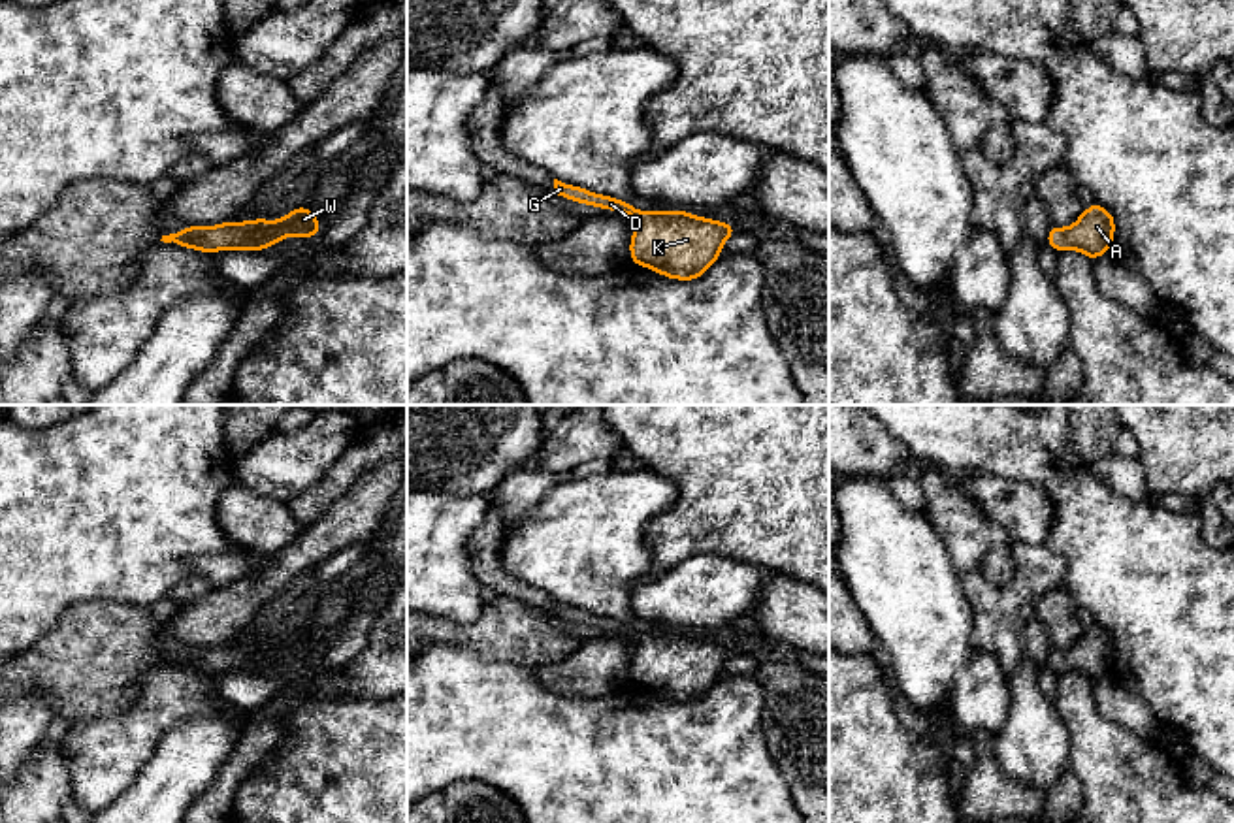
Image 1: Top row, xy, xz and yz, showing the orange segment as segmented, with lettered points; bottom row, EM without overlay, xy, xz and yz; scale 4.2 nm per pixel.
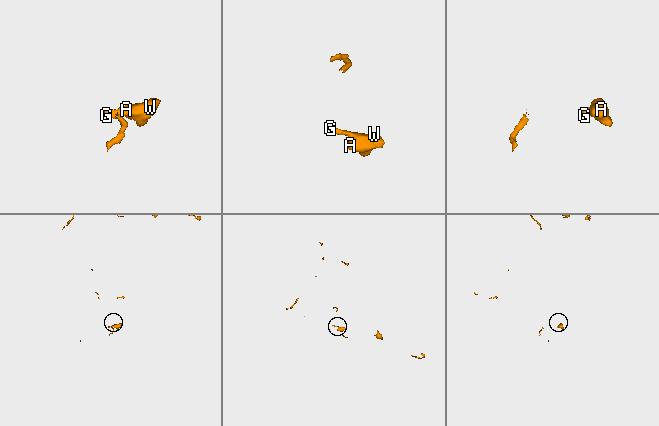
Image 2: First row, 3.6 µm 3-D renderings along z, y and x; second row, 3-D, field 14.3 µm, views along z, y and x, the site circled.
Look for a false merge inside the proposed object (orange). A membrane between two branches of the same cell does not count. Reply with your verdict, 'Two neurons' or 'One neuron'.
One neuron

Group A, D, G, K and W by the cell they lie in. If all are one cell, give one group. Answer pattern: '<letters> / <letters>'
A D G K W

